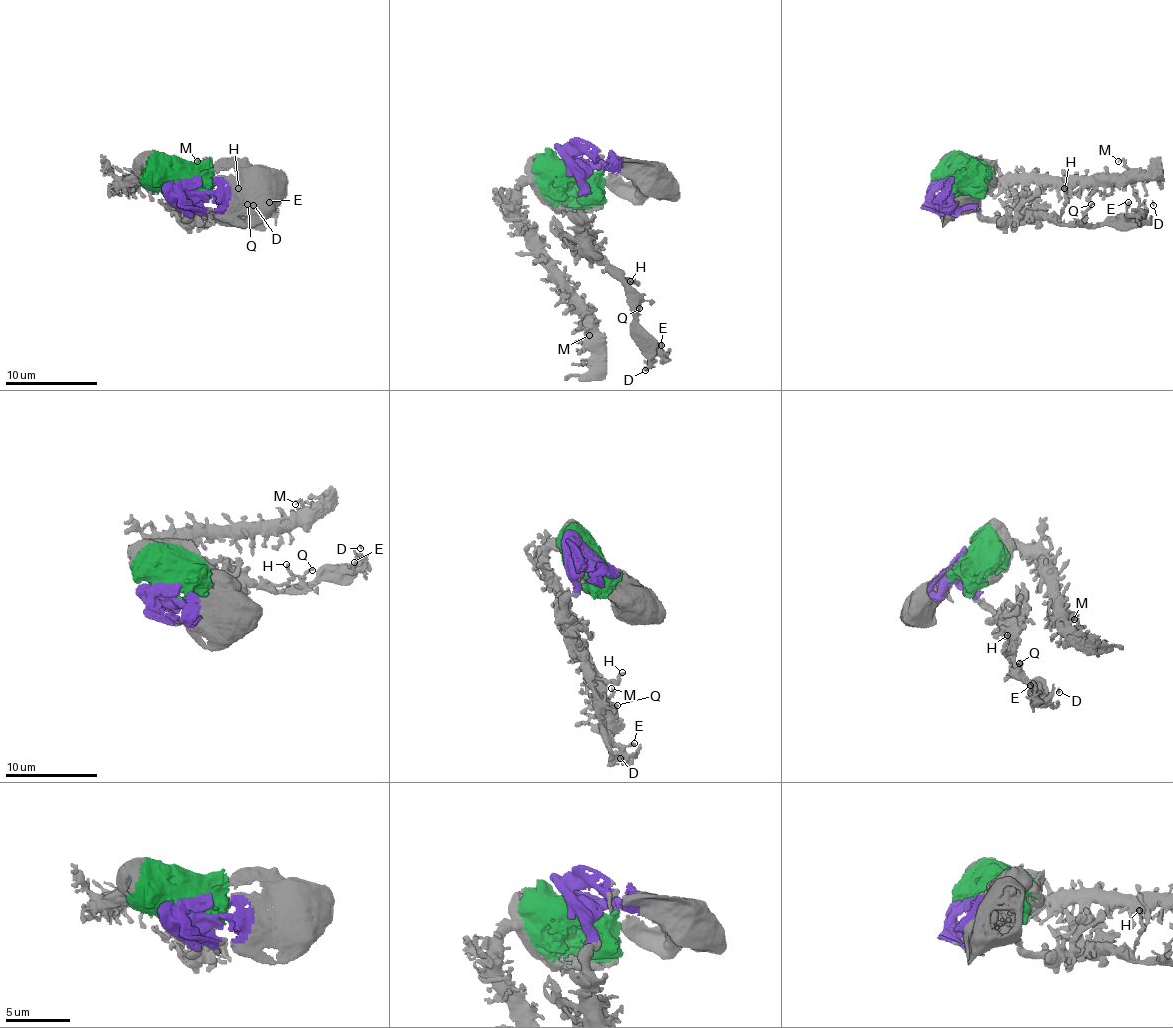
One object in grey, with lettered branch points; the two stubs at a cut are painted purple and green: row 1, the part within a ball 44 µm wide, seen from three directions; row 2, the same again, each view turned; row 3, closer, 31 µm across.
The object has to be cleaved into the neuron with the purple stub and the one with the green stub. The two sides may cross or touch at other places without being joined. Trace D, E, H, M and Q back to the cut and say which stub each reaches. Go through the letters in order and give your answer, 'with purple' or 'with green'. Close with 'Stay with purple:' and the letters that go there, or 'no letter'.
D: with purple
E: with purple
H: with purple
M: with green
Q: with purple
Stay with purple: D, E, H, Q

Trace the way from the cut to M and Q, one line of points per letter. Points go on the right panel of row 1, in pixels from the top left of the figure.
M: (950, 185), (1097, 183), (1110, 176), (1122, 176), (1126, 164), (1117, 162)
Q: (950, 185), (950, 199), (959, 206), (973, 206), (984, 217), (1058, 217), (1064, 224), (1076, 224), (1092, 203)

